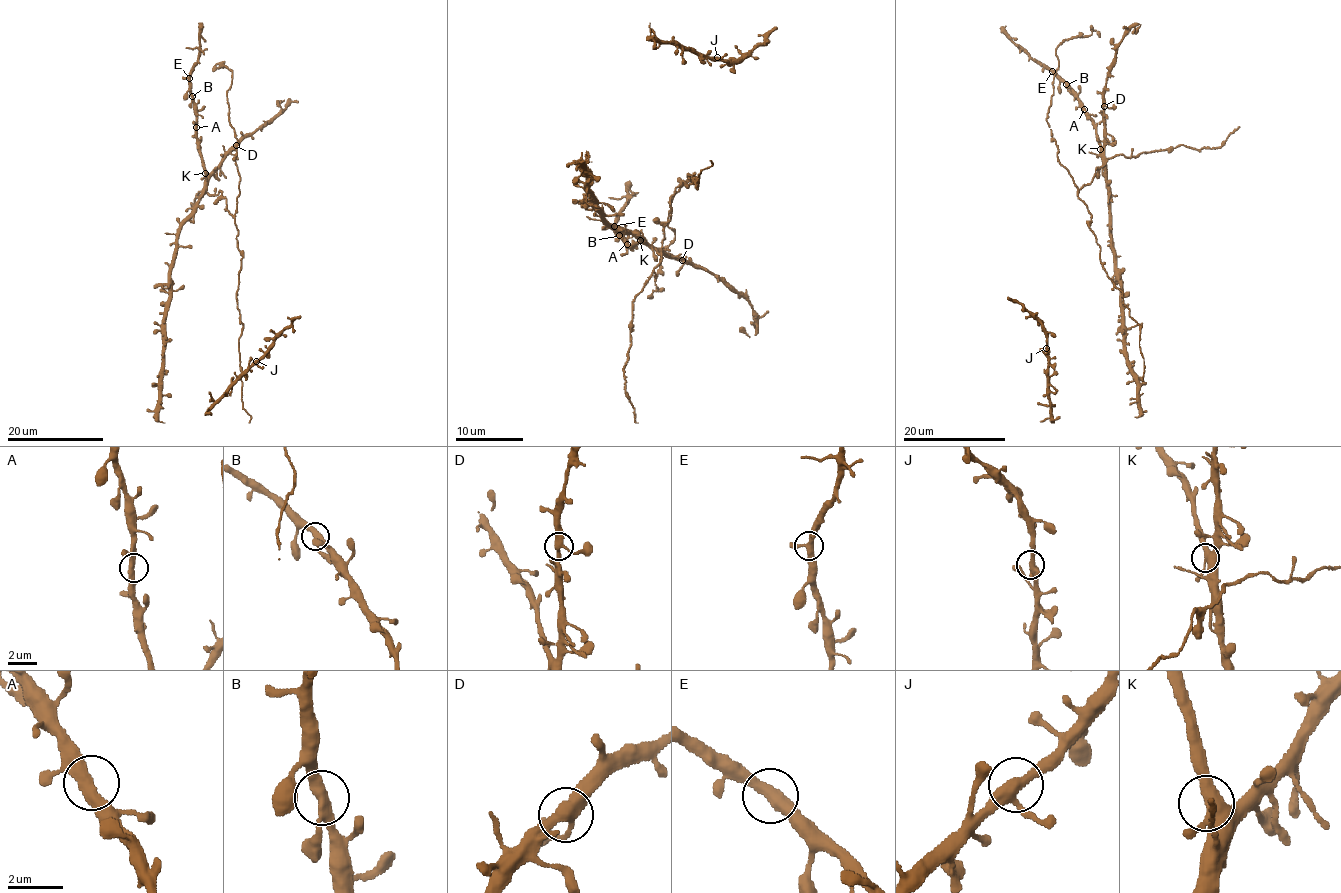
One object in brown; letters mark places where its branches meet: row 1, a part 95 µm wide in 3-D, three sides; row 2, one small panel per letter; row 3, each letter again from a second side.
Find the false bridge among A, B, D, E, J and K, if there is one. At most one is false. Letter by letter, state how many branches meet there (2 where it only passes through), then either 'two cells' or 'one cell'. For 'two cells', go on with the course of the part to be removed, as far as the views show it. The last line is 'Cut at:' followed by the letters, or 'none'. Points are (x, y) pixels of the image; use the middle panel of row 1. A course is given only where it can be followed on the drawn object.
A: 3 branches meet; one cell
B: 3 branches meet; one cell
D: 3 branches meet; one cell
E: 3 branches meet; one cell
J: 3 branches meet; one cell
K: 3 branches meet; one cell
Cut at: none

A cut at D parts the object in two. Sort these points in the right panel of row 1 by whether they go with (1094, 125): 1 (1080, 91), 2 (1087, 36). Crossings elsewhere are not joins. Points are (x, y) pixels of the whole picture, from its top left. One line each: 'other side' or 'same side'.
1: same side
2: same side

